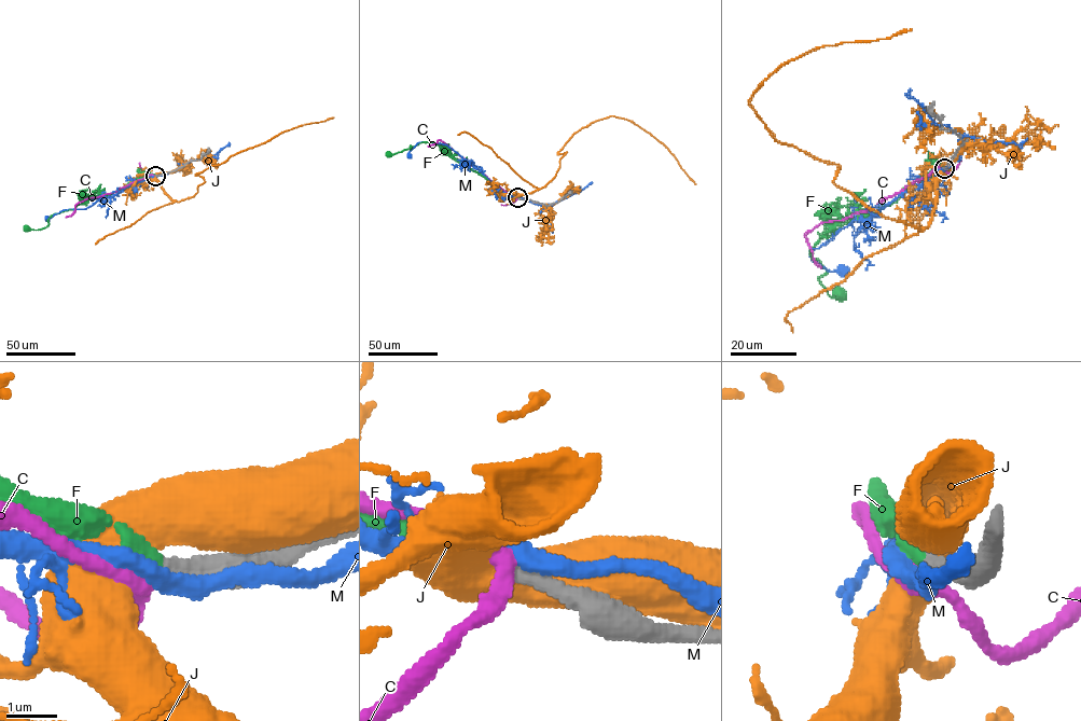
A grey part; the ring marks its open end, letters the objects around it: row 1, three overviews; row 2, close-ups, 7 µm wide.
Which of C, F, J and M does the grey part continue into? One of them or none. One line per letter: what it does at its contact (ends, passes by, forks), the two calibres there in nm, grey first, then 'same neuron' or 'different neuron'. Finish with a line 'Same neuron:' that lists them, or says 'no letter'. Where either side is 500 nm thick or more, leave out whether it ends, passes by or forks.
C: it passes by; 360 nm thick on the grey side, 360 nm on the other; different neuron
F: it ends there; 380 nm thick on the grey side, 320 nm on the other; same neuron
J: 360 nm thick on the grey side, 800 nm on the other; different neuron
M: it passes by; 440 nm thick on the grey side, 360 nm on the other; different neuron
Same neuron: F

